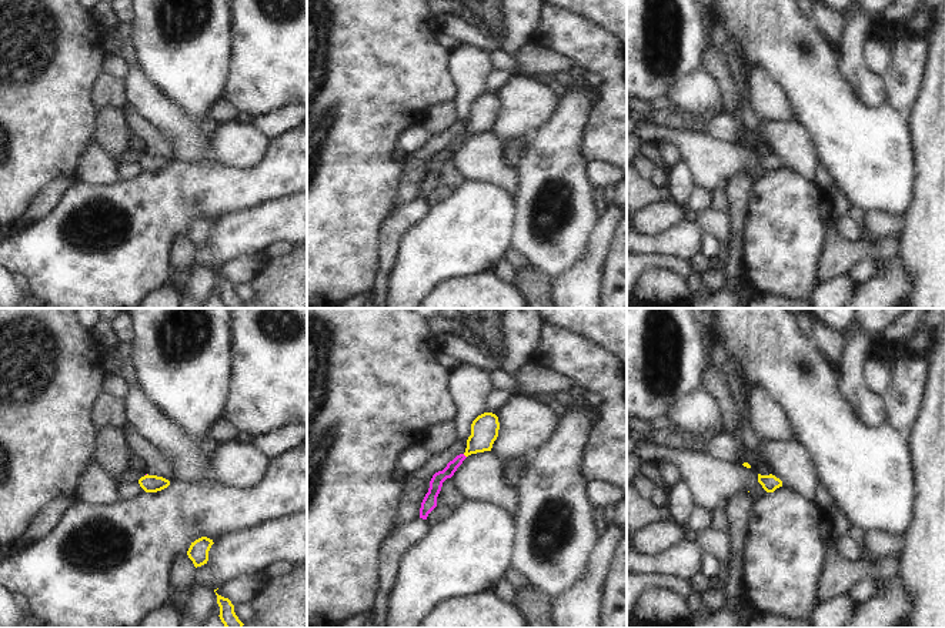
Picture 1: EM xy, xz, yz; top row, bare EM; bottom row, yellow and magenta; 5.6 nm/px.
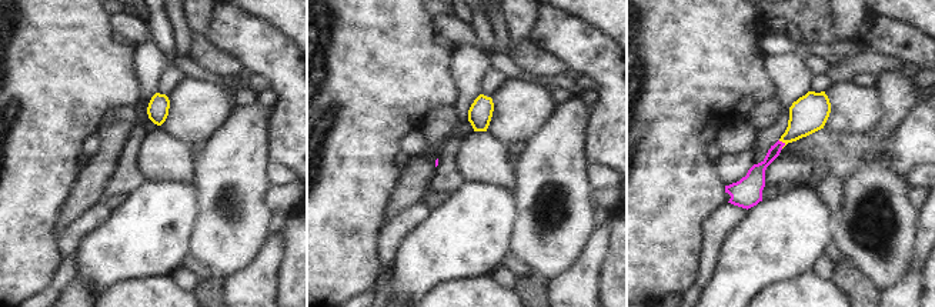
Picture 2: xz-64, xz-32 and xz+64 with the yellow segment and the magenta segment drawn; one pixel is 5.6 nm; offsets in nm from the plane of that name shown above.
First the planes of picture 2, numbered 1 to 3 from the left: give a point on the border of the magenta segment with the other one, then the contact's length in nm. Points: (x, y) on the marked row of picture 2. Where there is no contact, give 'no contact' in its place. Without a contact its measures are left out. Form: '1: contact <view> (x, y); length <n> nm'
1: no contact
2: no contact
3: contact xz+64 (782, 142); length 50 nm

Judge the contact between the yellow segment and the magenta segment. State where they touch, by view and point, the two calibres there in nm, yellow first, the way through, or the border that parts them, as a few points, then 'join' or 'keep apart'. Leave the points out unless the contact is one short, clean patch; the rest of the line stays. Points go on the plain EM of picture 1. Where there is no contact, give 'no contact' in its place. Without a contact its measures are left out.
no contact; join

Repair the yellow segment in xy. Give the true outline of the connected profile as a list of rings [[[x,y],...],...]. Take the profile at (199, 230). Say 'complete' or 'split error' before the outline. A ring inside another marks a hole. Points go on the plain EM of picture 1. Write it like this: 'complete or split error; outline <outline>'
complete; outline [[[201,217],[201,218],[196,220],[194,223],[191,223],[191,226],[187,231],[187,236],[193,241],[196,248],[207,244],[208,231],[213,224],[214,224],[213,220],[210,220],[207,217]]]

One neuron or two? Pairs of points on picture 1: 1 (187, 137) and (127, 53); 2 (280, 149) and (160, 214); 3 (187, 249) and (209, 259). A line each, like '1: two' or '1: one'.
1: one
2: one
3: two

